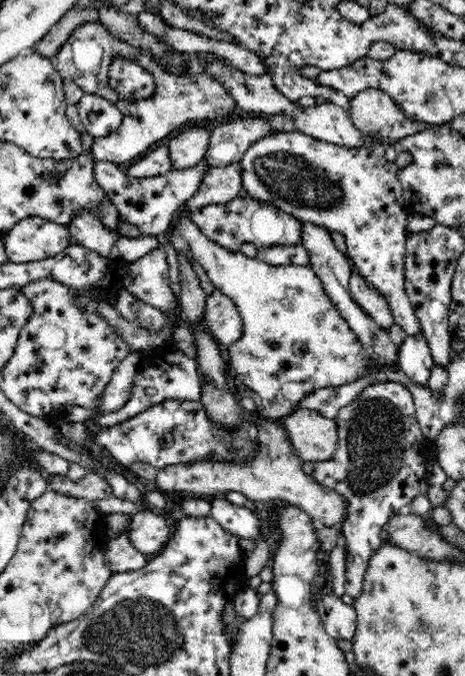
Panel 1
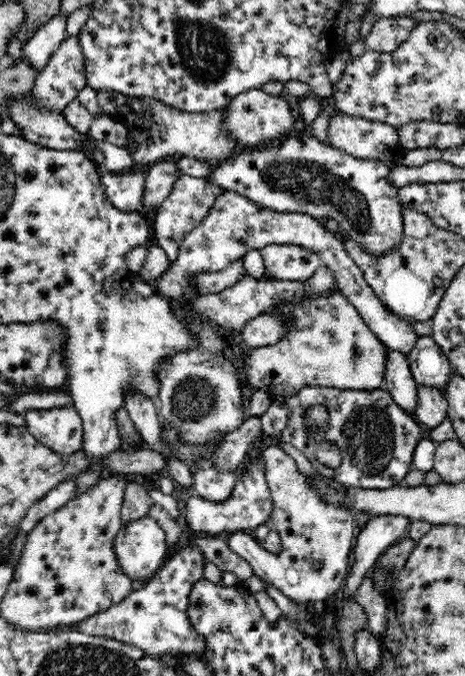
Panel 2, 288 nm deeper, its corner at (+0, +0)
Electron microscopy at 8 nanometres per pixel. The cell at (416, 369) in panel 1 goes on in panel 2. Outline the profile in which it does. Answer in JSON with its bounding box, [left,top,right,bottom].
[414,386,448,432]

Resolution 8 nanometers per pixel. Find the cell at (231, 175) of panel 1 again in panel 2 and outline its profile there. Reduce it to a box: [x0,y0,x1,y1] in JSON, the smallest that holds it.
[150,174,224,262]

